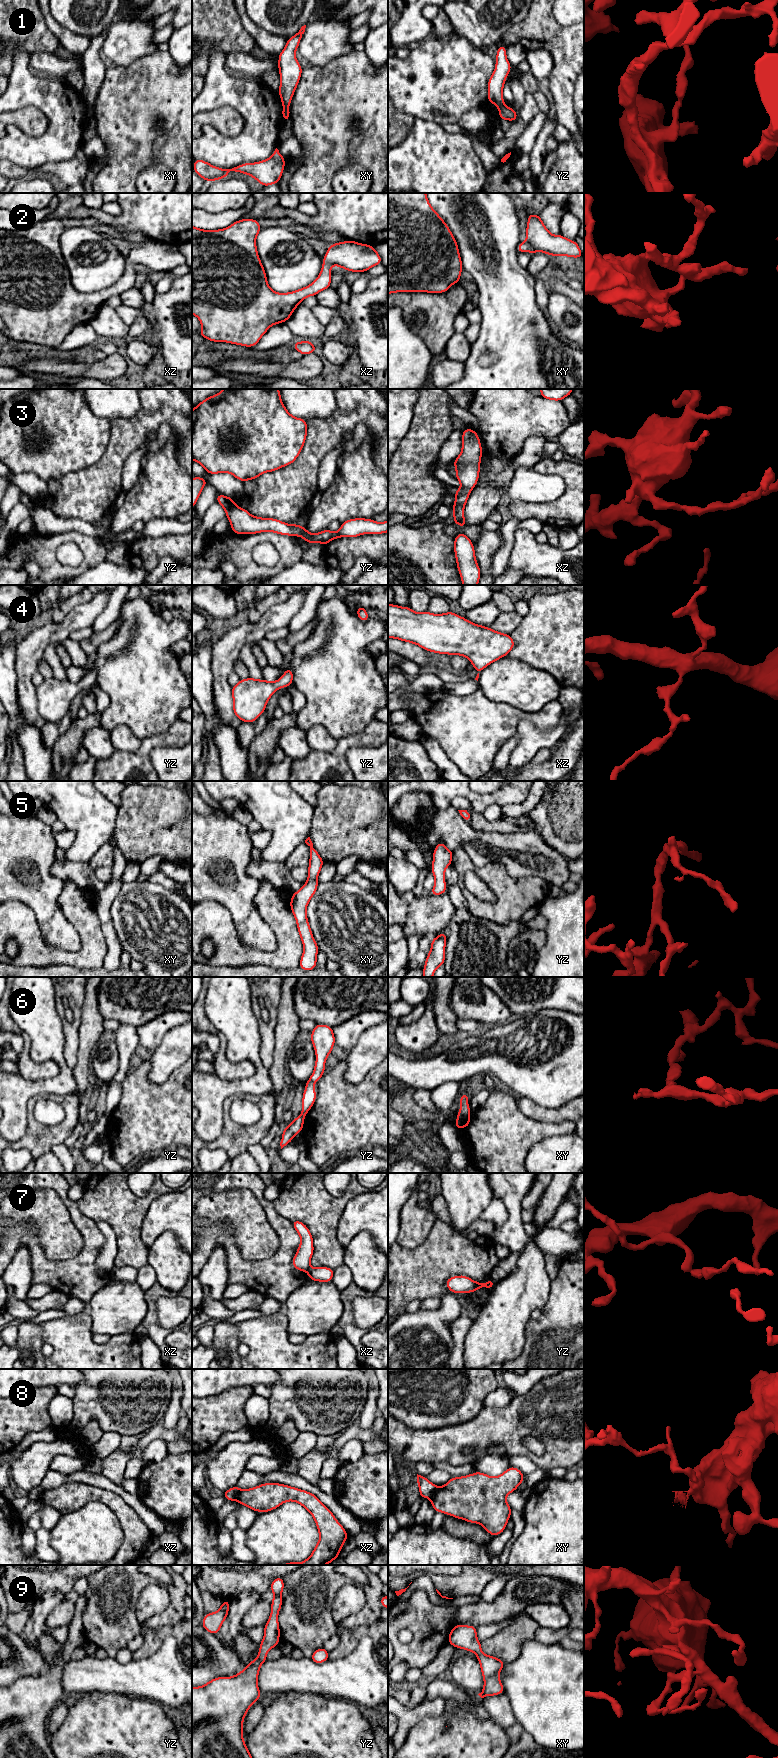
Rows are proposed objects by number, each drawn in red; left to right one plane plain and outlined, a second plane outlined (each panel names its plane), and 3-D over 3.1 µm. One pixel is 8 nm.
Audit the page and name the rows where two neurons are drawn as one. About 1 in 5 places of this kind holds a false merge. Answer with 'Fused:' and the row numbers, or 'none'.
Fused: 1, 6, 7, 8

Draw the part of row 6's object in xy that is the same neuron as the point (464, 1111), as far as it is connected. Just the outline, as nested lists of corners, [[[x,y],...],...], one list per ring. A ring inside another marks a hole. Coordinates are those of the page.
[[[467,1092],[462,1093],[462,1095],[459,1099],[459,1102],[462,1106],[459,1108],[457,1116],[458,1117],[468,1117],[471,1114],[471,1109],[468,1106],[469,1099],[468,1099],[468,1093]]]

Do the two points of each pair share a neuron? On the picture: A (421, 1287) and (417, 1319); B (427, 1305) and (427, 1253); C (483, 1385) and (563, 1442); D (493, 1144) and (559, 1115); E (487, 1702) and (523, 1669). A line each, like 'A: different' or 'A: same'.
A: different
B: different
C: different
D: different
E: different

